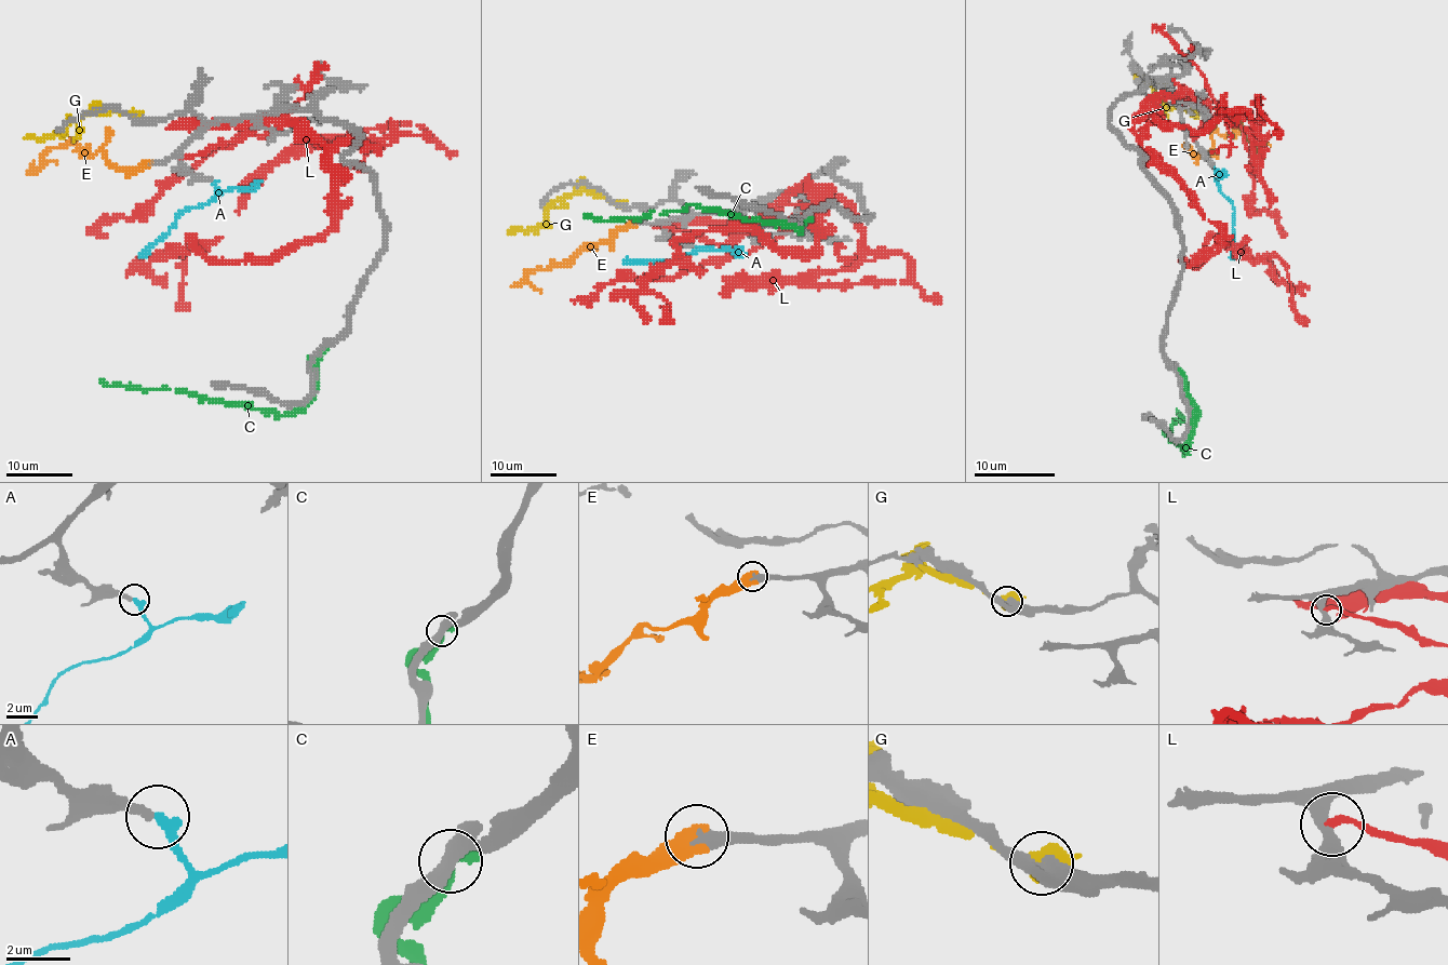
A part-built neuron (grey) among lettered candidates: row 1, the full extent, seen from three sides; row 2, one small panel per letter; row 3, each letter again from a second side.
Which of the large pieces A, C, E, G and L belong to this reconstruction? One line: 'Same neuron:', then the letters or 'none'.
Same neuron: A, E

